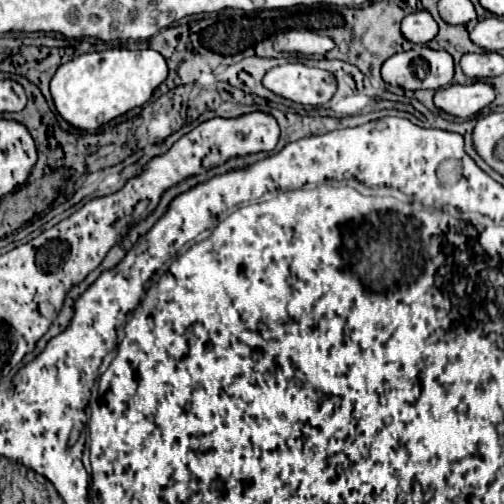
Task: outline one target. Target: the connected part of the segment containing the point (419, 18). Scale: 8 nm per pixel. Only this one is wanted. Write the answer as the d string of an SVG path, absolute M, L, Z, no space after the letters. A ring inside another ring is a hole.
M419 10L419 12L411 12L403 18L401 22L401 32L403 36L413 42L413 44L425 44L429 40L435 38L437 34L437 22L433 20L433 16L427 10Z

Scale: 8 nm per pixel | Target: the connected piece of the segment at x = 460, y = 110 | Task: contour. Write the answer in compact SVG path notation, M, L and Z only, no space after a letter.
M475 82L471 86L449 84L435 92L433 104L451 116L471 118L481 108L489 106L493 98L495 98L495 90L487 82Z

